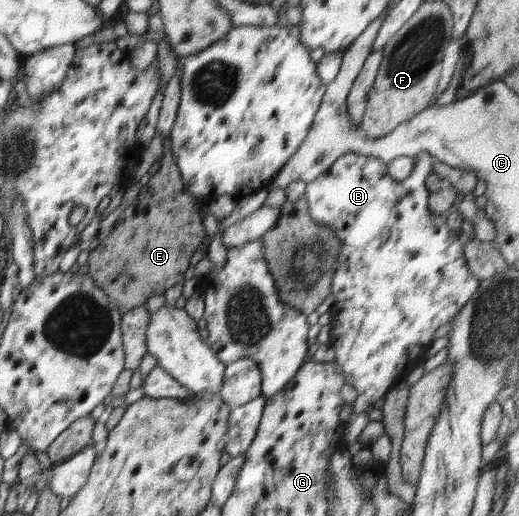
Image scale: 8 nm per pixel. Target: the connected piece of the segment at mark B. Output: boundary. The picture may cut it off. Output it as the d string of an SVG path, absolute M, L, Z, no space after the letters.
M427 151L420 152L416 156L414 169L412 173L403 180L396 181L388 173L387 164L381 159L373 158L368 155L350 153L341 155L336 161L320 174L316 179L307 182L305 189L305 199L309 208L309 214L320 225L328 226L330 230L336 233L336 237L341 243L341 249L337 257L337 268L329 284L330 293L336 298L330 311L333 313L332 326L334 335L331 337L330 344L334 347L335 361L342 368L341 373L345 377L345 383L351 385L358 392L358 398L352 405L354 414L366 412L380 398L388 394L388 390L398 381L402 381L413 369L424 362L425 355L433 343L434 332L442 325L450 323L454 316L464 307L468 300L478 289L481 280L479 280L467 268L465 253L463 252L463 243L458 239L457 233L447 227L445 218L440 218L430 211L428 201L430 201L430 192L427 190L426 178L433 172L433 156Z

